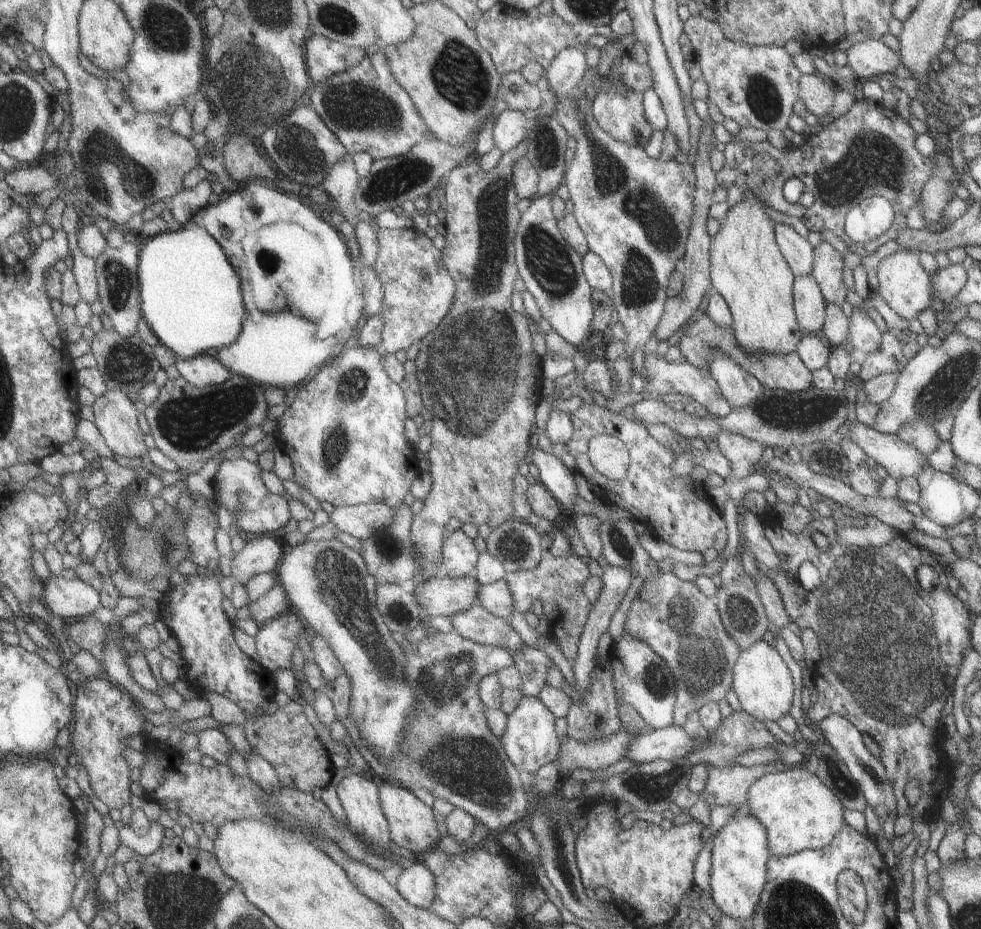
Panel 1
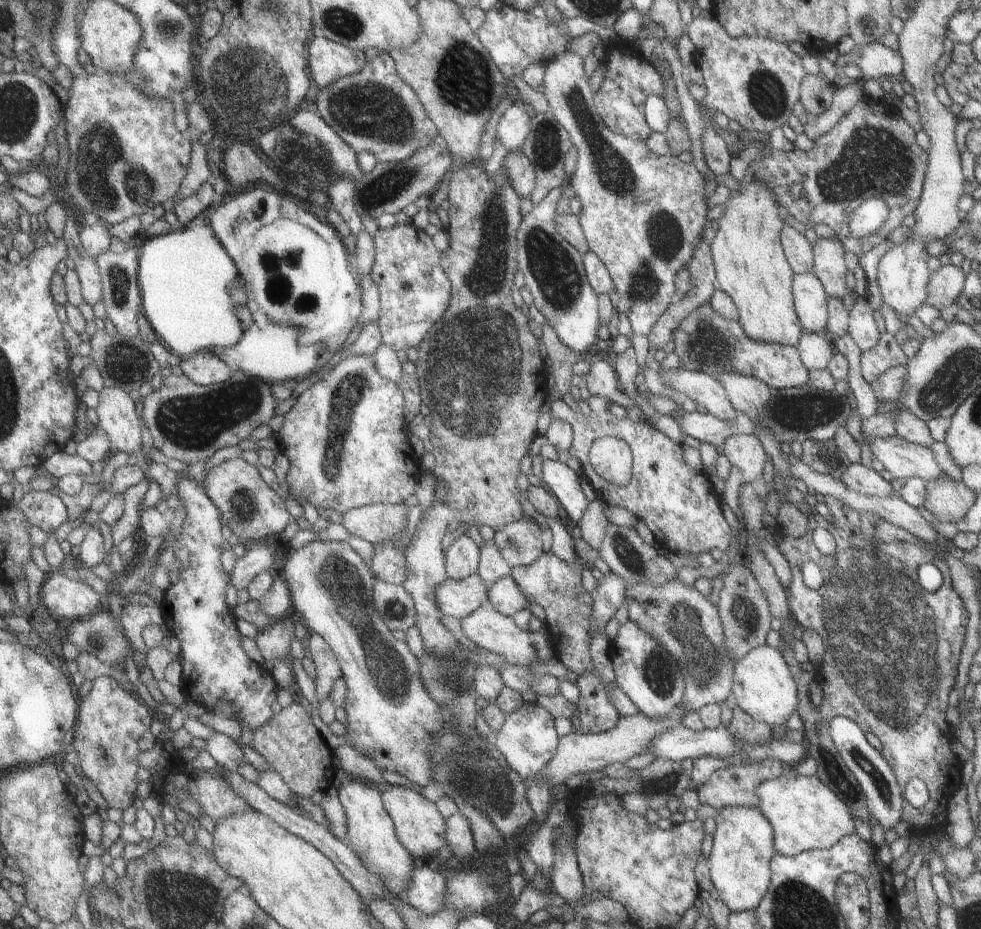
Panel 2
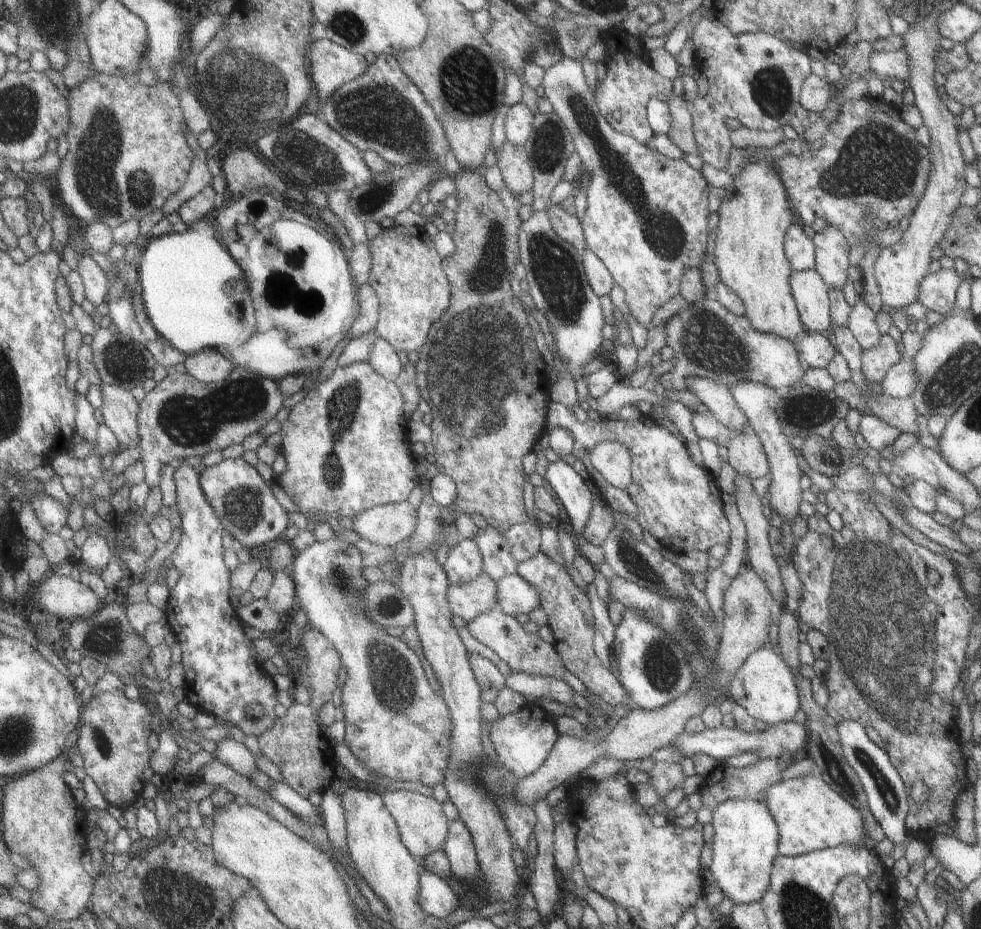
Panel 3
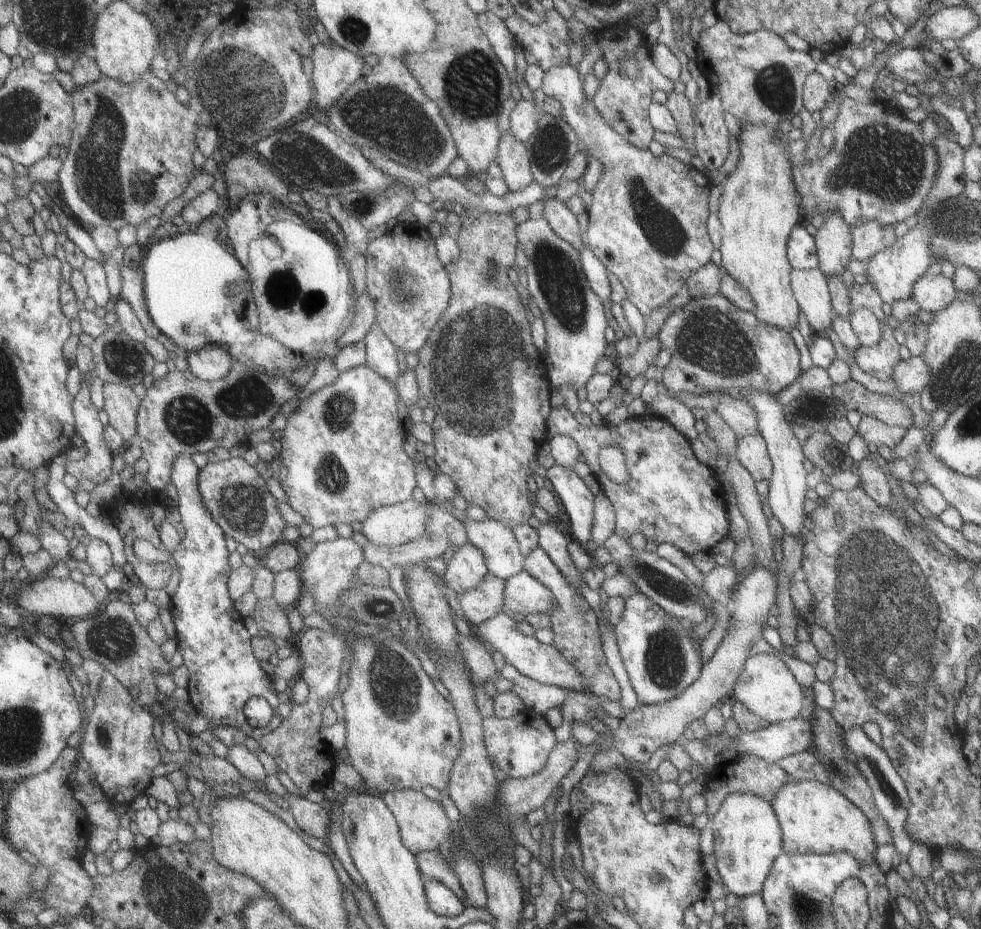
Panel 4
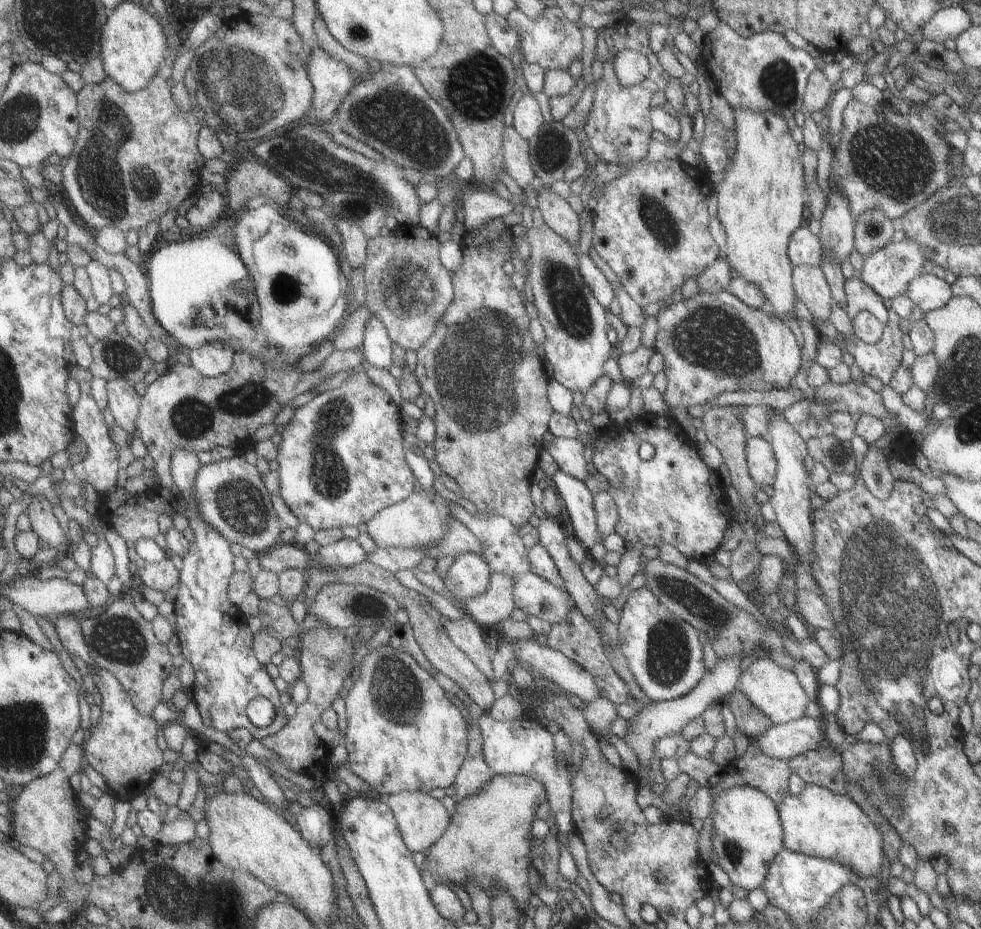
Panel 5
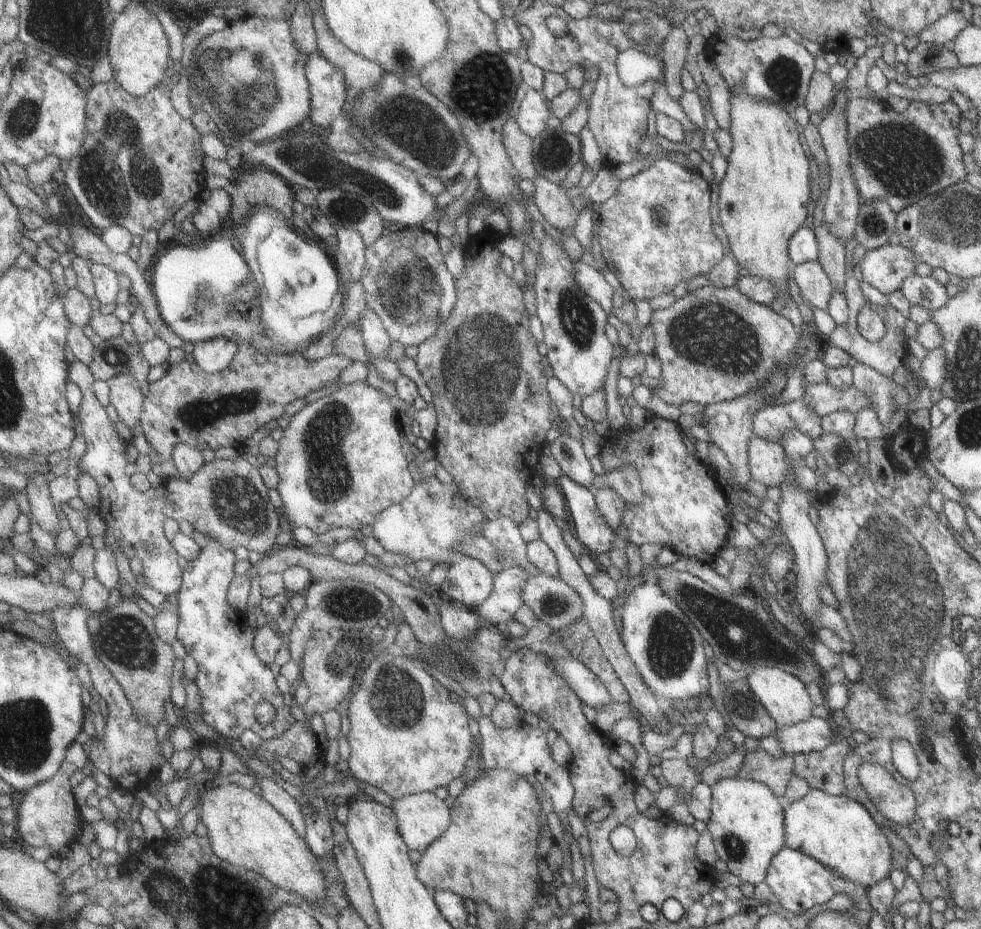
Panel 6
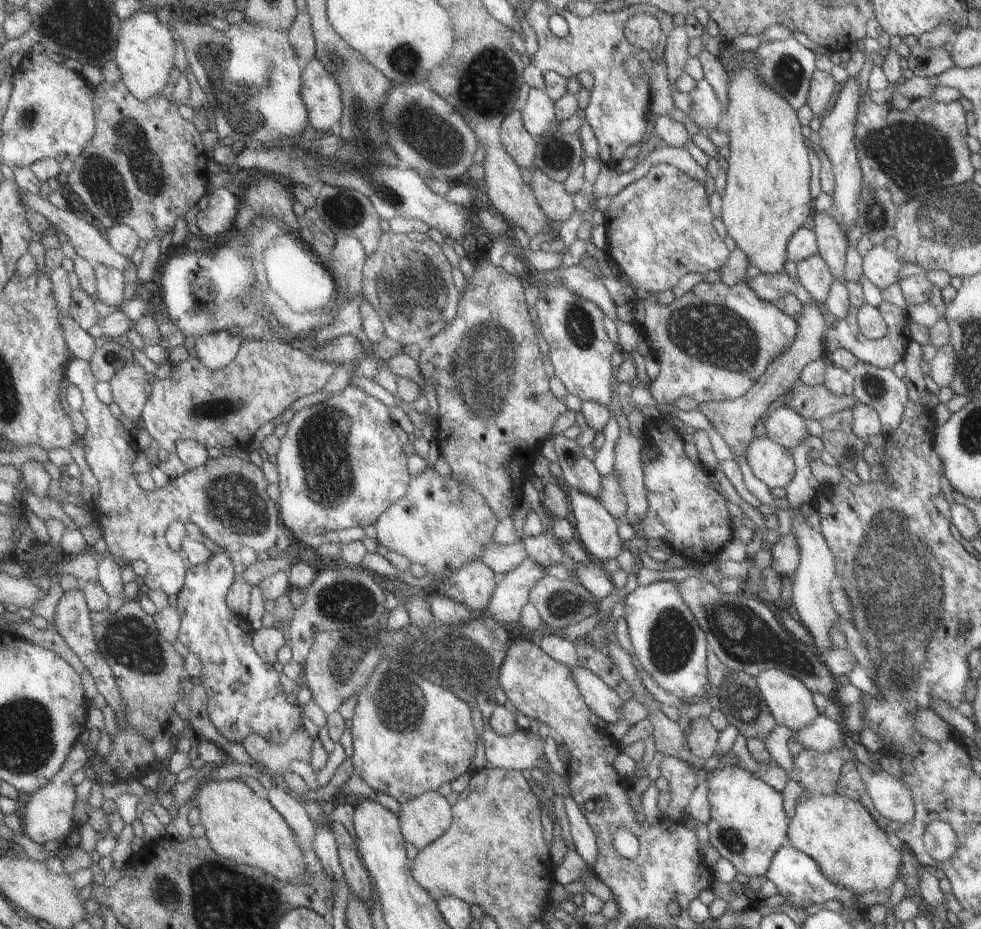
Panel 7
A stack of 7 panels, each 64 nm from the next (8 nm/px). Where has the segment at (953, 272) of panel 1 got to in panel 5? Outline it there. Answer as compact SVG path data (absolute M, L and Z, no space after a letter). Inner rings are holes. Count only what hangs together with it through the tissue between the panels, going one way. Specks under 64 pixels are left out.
M920 274L909 282L905 288L904 296L907 296L914 306L923 313L941 308L943 304L952 299L951 286L943 278L936 278L929 274Z

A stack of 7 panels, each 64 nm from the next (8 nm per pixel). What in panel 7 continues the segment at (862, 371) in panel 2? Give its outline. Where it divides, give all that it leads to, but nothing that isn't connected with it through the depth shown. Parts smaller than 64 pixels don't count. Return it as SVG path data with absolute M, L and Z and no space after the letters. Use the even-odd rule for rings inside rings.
M847 280L844 281L844 286L847 292L847 298L849 294L847 314L845 314L845 317L841 318L841 320L834 319L831 326L827 327L823 332L822 345L824 349L826 351L836 349L847 350L847 352L853 354L859 362L871 364L871 366L877 368L892 369L894 364L902 359L903 354L905 354L905 348L907 348L911 342L907 334L910 321L908 320L906 310L901 310L901 308L889 304L882 305L882 320L886 325L885 335L877 340L869 340L861 335L861 332L858 330L858 325L855 324L855 314L857 315L859 308L865 303L860 284L853 280Z

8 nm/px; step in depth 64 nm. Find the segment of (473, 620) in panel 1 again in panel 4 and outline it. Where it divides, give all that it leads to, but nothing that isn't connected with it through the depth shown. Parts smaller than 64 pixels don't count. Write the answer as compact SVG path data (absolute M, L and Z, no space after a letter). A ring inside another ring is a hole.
M497 612L477 624L470 625L471 633L487 650L499 652L506 664L512 666L521 676L533 679L538 683L552 685L558 688L569 688L575 692L587 691L587 684L579 672L563 659L552 644L541 644L534 636L526 636L517 630L517 622L510 615Z

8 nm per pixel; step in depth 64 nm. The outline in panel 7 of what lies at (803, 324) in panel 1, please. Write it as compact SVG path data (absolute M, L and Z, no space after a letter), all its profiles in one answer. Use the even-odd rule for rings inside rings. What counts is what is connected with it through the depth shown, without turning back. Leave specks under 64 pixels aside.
M816 254L805 258L796 264L797 282L803 286L805 292L813 302L825 304L825 298L834 280L829 274L829 268L823 264Z

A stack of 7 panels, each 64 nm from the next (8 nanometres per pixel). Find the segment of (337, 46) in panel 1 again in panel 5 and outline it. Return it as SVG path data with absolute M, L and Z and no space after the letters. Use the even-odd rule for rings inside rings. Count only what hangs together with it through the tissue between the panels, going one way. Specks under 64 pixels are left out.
M315 47L312 50L311 60L308 64L311 83L314 84L314 105L312 106L312 120L334 121L339 106L354 89L358 79L355 70L339 60L333 58L325 48Z

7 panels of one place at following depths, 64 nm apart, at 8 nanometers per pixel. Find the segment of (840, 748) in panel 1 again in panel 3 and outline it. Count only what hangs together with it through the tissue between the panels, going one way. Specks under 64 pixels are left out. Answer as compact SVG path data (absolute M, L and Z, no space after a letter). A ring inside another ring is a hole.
M839 720L839 722L835 722L835 732L837 732L837 742L839 742L843 758L853 768L853 772L865 792L867 808L871 816L875 818L877 826L881 828L881 832L891 843L906 845L908 833L904 821L910 798L896 770L891 766L887 754L868 740L864 727L858 723Z

